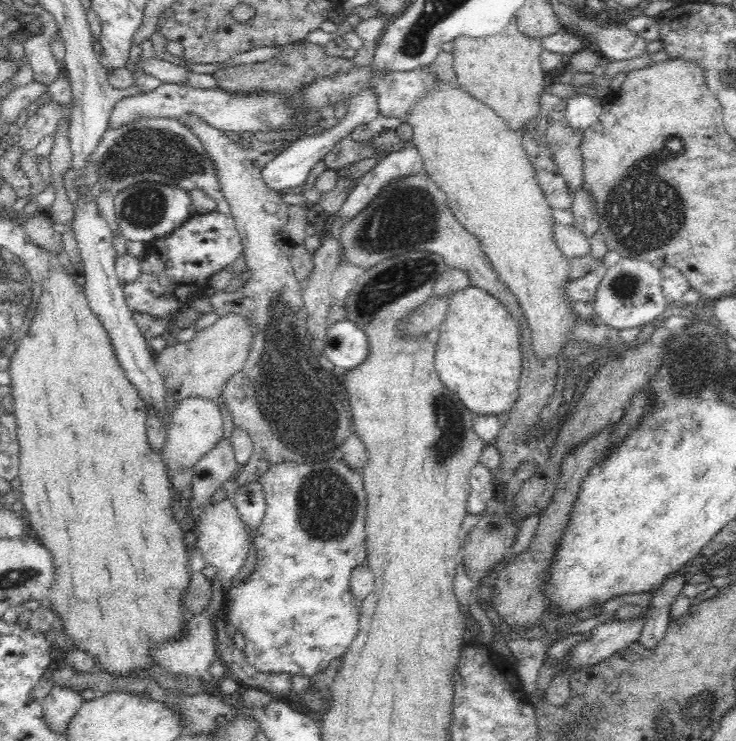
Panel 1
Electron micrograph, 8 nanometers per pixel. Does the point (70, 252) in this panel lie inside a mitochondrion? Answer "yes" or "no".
no

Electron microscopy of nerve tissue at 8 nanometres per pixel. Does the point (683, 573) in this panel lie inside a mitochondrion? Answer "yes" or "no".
no

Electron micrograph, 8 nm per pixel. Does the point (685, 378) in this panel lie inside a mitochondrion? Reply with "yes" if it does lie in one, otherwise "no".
yes

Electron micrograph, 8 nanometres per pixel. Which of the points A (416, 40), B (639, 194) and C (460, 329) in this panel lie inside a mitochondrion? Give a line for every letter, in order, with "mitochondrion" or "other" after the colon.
A: mitochondrion
B: mitochondrion
C: other

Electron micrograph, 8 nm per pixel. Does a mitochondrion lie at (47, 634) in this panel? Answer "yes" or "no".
no

